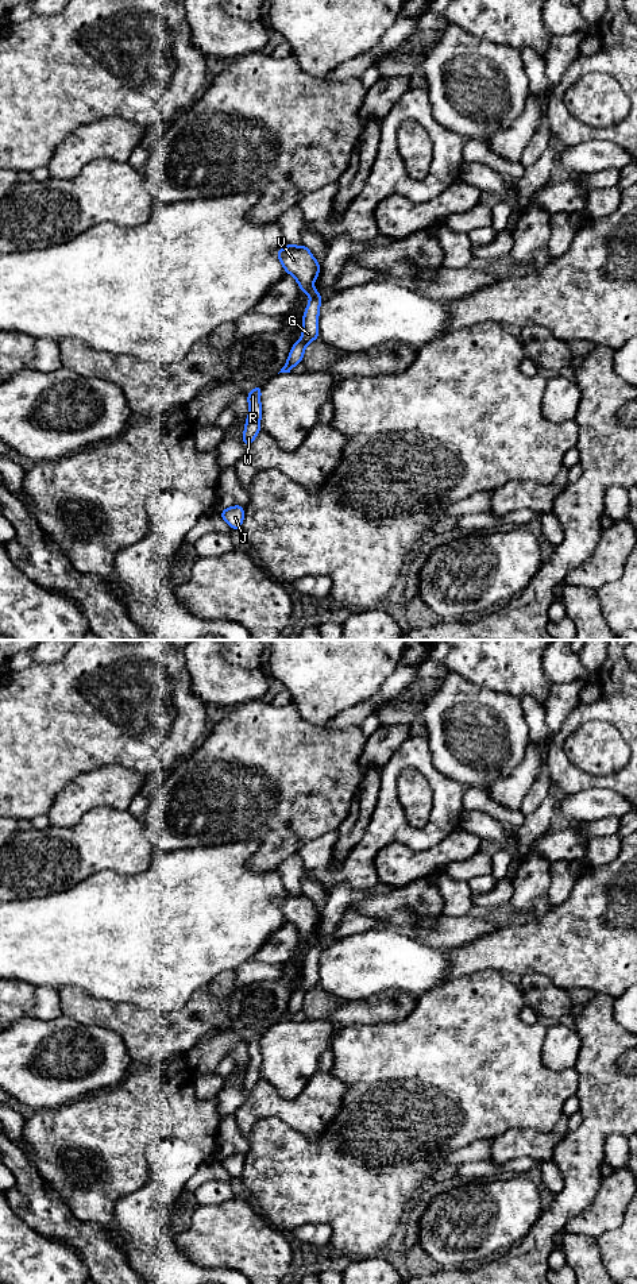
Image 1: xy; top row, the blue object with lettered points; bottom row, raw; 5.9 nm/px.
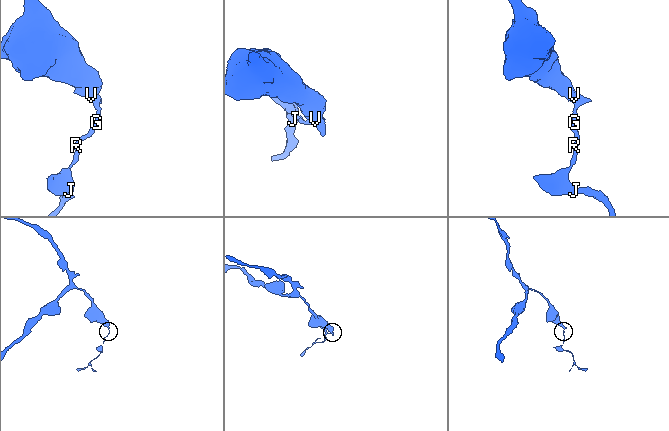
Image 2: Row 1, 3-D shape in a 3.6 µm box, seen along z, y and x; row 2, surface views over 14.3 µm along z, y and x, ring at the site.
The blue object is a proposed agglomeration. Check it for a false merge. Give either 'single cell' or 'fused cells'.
fused cells

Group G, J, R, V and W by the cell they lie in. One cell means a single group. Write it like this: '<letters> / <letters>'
G J R W / V

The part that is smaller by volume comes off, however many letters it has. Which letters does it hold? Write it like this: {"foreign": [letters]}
{"foreign": ["G", "J", "R", "W"]}

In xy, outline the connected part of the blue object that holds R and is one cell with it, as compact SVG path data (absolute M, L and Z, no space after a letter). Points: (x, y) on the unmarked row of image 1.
M255 1034L248 1042L247 1049L250 1054L250 1061L246 1068L244 1080L243 1080L243 1092L248 1095L256 1083L260 1079L260 1064L262 1064L262 1054L260 1054L260 1041L263 1034Z

